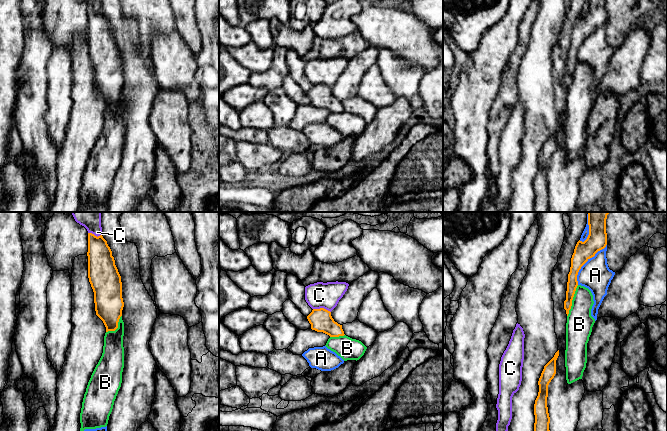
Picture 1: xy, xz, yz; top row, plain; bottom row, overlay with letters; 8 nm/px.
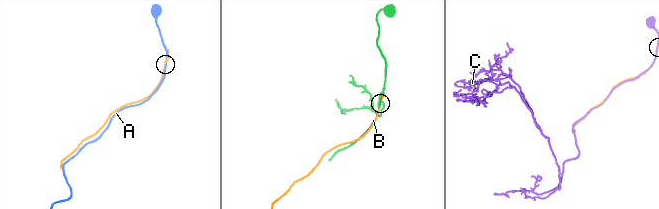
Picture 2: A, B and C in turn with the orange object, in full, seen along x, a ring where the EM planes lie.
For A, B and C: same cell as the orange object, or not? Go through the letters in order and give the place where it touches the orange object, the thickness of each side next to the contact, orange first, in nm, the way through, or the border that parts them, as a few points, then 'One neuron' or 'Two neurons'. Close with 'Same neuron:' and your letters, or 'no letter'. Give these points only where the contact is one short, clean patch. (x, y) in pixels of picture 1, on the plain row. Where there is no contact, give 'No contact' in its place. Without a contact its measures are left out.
A: Touches orange at yz (585, 38). Thickness 160 nm (orange) against 240 nm. Two neurons
B: Touches orange at yz (571, 77). Thickness 90 nm (orange) against 220 nm. Two neurons
C: Touches orange at xz (322, 84). Thickness 180 nm (orange) against 200 nm. Two neurons
Same neuron: no letter

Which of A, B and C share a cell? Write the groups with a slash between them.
A / B / C

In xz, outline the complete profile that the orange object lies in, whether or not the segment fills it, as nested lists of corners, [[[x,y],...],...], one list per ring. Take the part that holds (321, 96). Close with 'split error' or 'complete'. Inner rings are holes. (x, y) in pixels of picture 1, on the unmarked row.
[[[313,85],[307,92],[311,105],[317,108],[323,108],[330,113],[344,112],[342,101],[334,97],[331,88],[324,85]]]; complete

